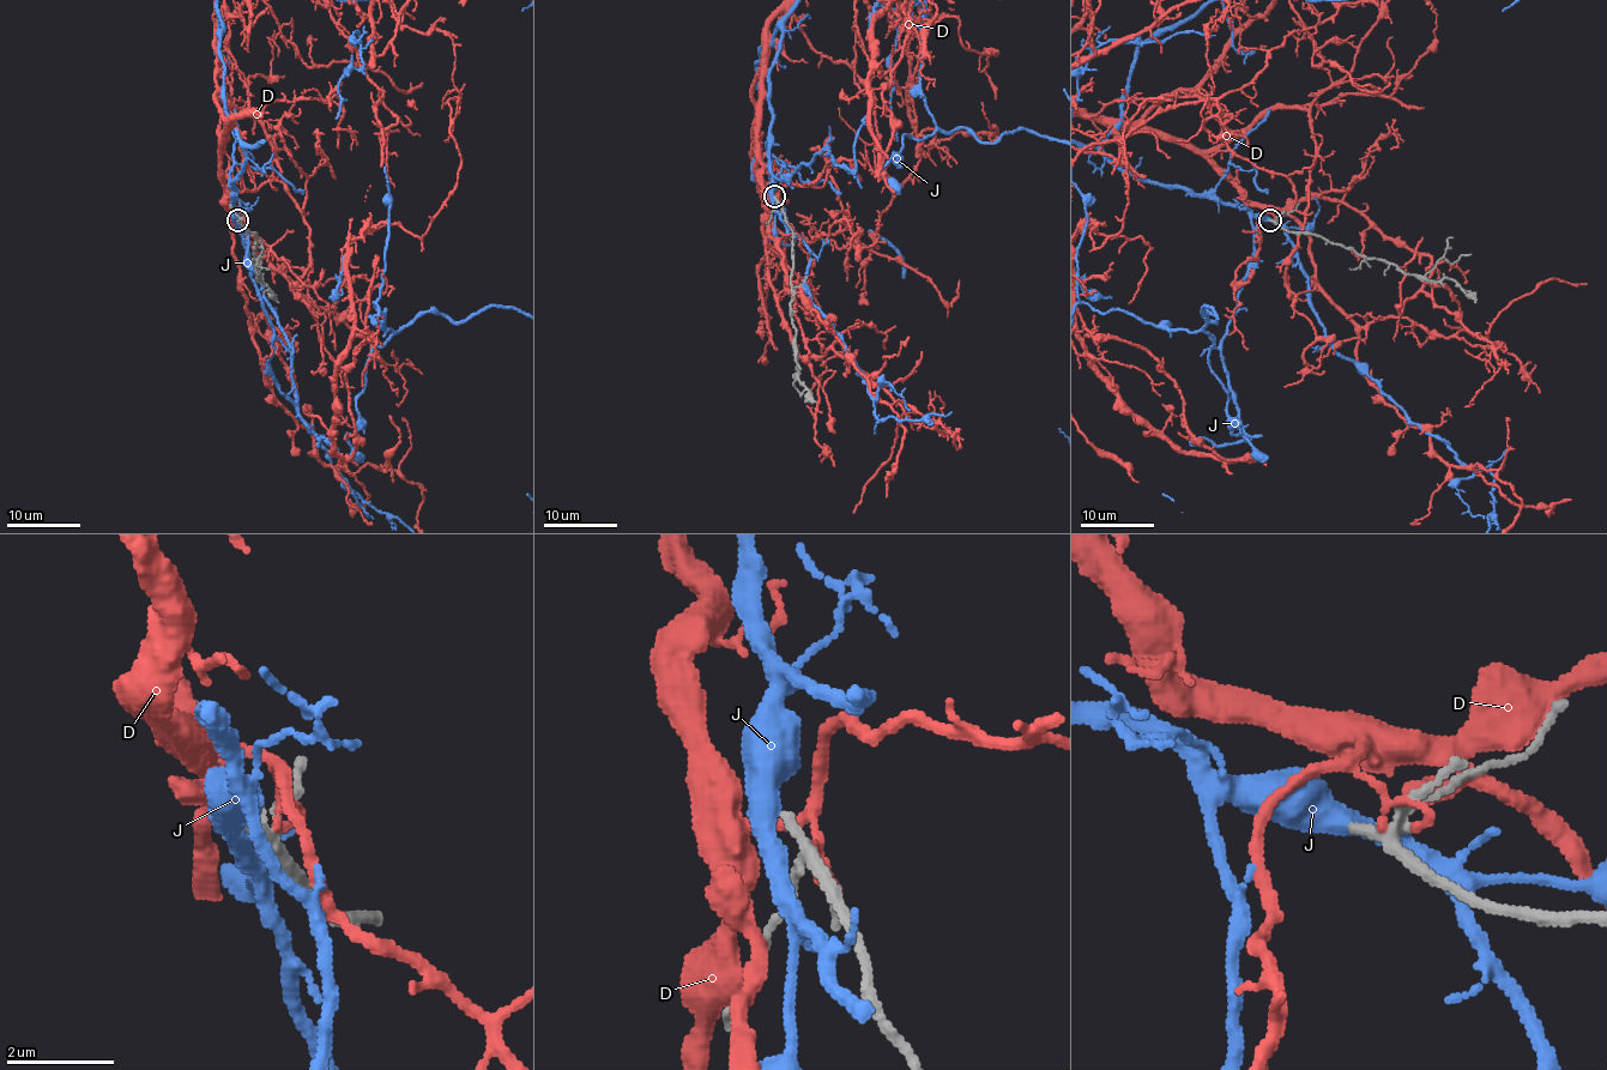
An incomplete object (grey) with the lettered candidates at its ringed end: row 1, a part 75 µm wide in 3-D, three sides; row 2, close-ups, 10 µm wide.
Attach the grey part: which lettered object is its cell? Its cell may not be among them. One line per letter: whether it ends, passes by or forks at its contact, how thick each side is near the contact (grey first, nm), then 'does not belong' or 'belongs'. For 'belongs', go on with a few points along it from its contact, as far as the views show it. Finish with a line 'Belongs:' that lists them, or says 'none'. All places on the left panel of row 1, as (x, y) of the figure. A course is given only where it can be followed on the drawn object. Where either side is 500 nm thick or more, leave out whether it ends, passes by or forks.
D: it ends | 190/180 nm | does not belong
J: it passes by | 150/440 nm | does not belong
Belongs: none

